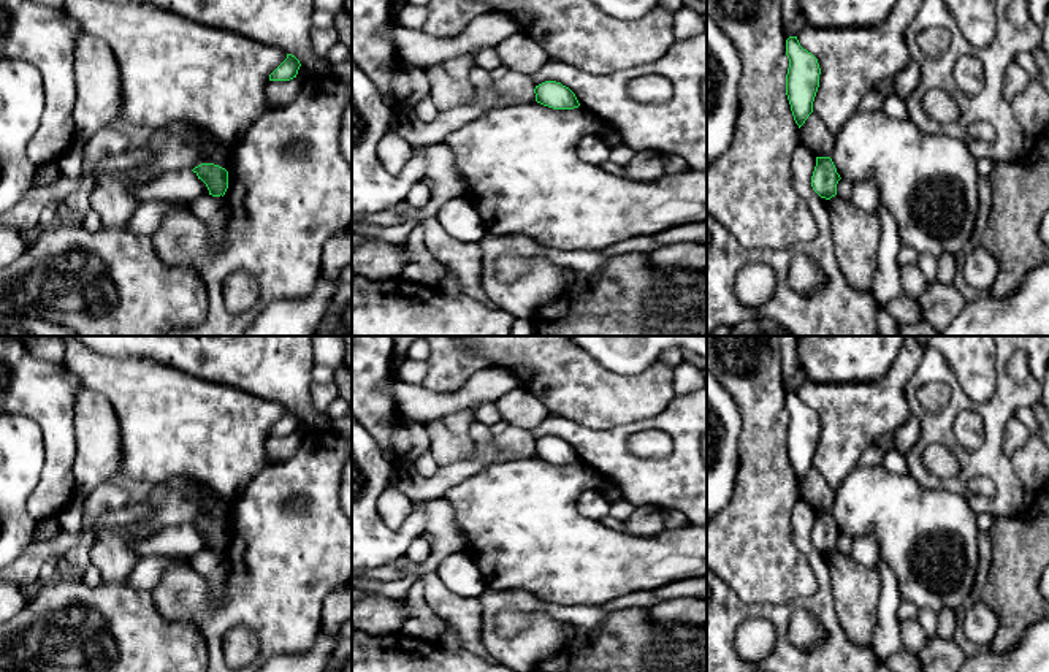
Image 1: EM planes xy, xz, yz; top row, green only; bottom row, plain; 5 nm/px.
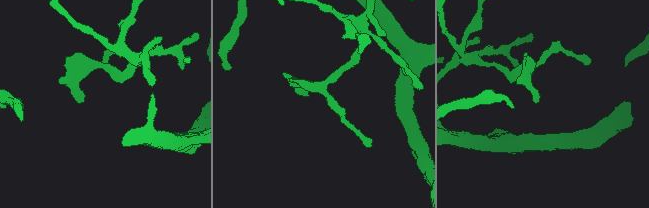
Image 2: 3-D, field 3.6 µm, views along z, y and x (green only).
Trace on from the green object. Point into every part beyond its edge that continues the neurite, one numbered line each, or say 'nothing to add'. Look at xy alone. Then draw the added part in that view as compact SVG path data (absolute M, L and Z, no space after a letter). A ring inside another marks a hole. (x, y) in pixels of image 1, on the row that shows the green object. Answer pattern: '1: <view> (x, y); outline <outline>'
nothing to add

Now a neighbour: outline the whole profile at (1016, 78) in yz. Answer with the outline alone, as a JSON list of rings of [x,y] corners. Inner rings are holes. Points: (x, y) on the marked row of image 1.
[[[1016,62],[1005,73],[1003,95],[1013,101],[1030,82],[1032,76]]]

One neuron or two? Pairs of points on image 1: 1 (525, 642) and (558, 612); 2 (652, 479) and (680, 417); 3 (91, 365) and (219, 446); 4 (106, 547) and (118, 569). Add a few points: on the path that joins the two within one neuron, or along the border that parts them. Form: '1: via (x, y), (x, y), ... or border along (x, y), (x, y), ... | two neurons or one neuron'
1: border along (541, 604), (550, 615), (564, 622) | two neurons
2: via (667, 466), (680, 454), (680, 433) | one neuron
3: via (122, 381), (137, 387), (173, 423), (187, 427) | one neuron
4: via (111, 552), (114, 565) | one neuron

